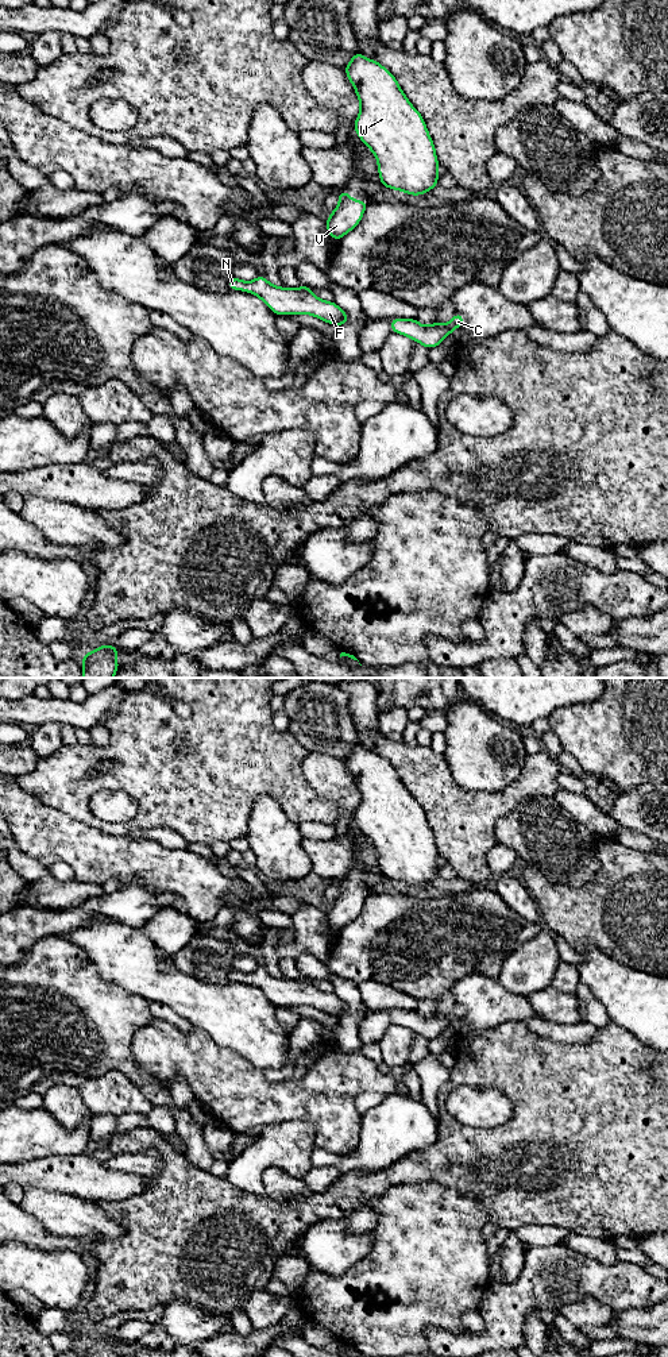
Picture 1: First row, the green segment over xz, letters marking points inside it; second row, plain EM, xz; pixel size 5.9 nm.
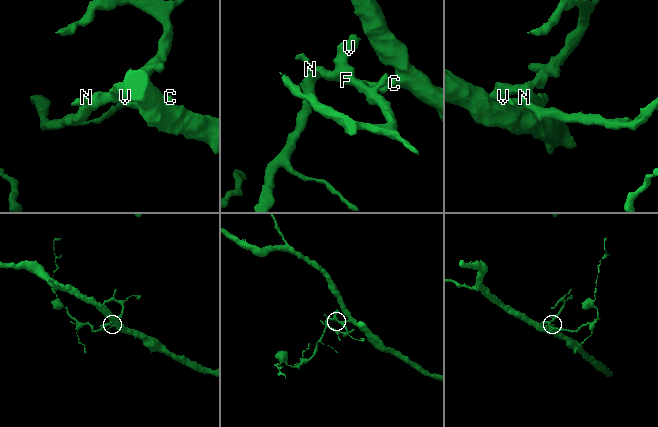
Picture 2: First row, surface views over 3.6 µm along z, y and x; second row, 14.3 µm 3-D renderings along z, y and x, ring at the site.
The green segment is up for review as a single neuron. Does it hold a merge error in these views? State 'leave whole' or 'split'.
split

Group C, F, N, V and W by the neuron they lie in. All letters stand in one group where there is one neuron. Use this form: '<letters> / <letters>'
C F N W / V

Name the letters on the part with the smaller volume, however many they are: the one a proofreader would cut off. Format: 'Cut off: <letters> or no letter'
Cut off: V

